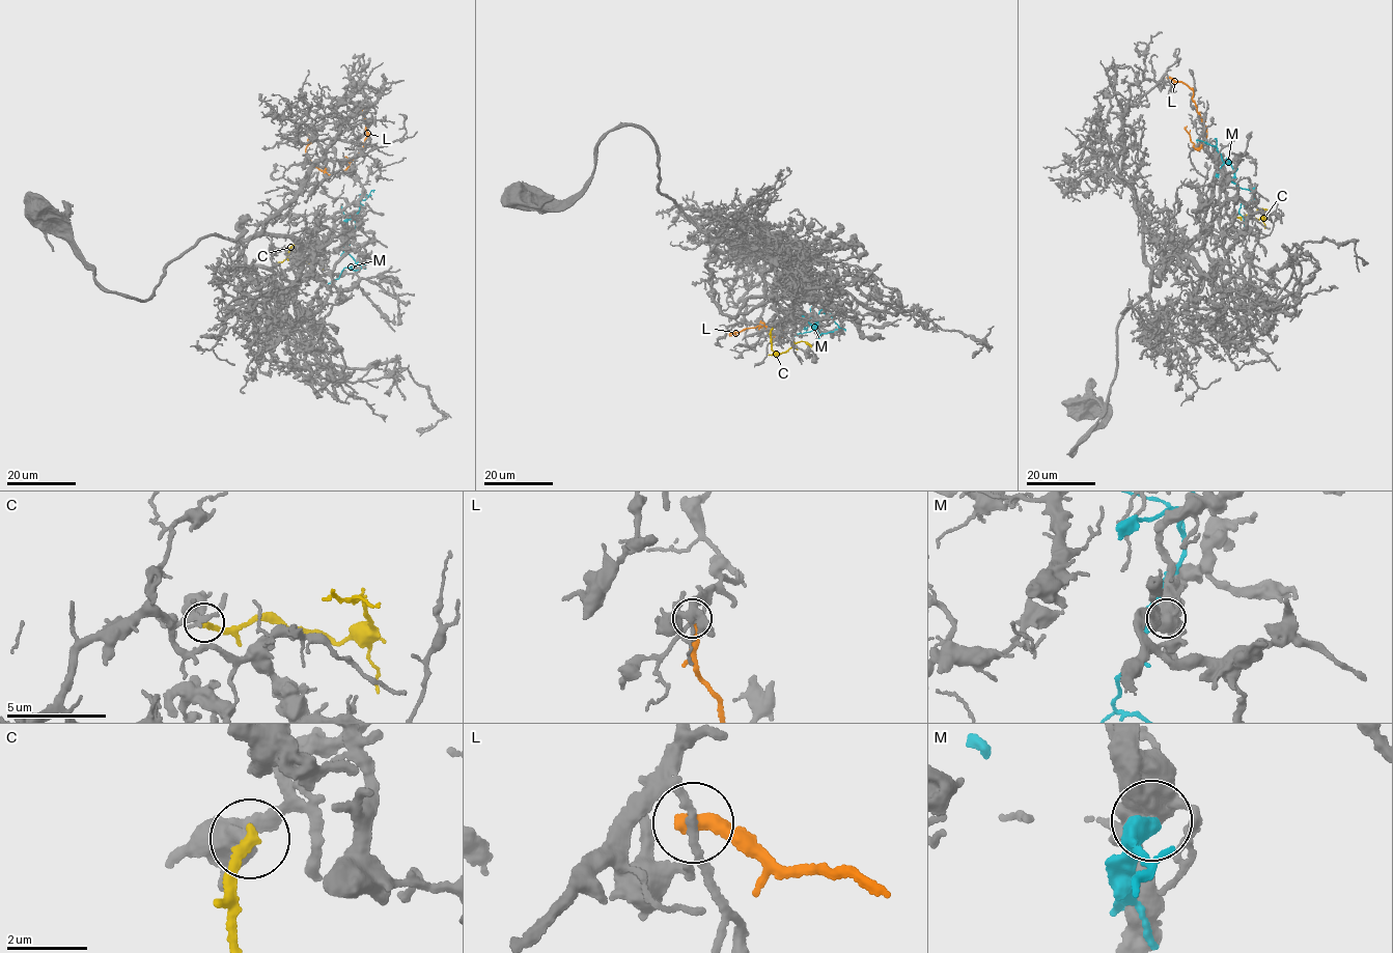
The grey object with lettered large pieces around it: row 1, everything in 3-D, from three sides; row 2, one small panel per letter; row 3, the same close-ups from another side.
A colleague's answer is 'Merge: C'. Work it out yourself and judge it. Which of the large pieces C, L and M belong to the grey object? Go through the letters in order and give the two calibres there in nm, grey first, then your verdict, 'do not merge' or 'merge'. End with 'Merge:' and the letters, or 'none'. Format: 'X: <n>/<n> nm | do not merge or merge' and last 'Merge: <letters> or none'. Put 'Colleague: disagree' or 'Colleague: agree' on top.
Colleague: disagree
C: 360/280 nm | do not merge
L: 200/480 nm | do not merge
M: 550/500 nm | do not merge
Merge: none

